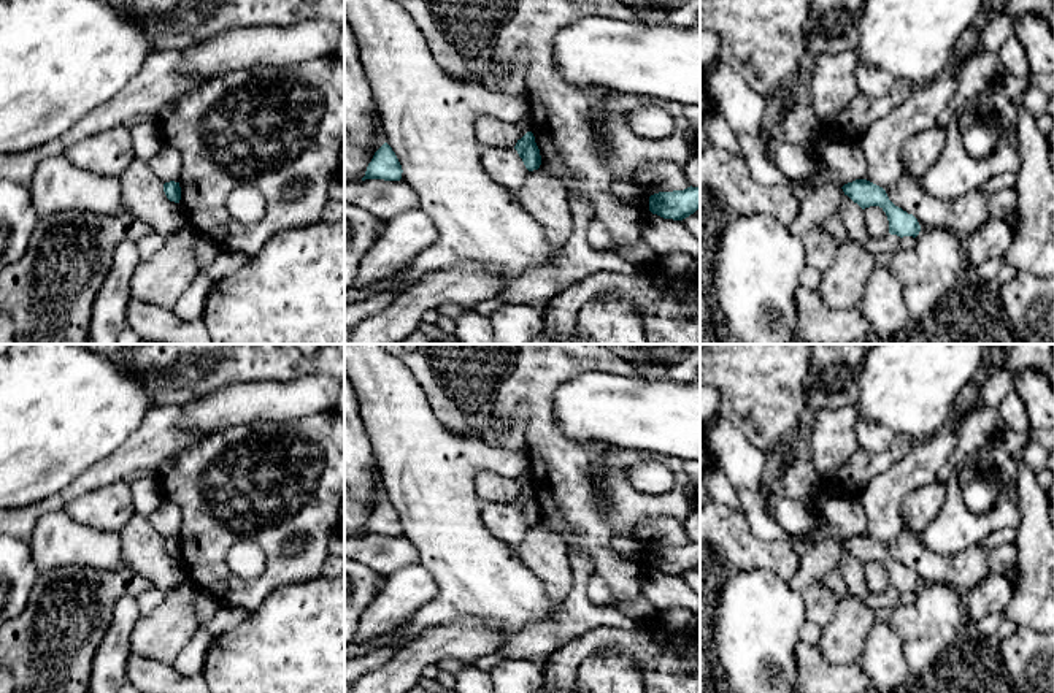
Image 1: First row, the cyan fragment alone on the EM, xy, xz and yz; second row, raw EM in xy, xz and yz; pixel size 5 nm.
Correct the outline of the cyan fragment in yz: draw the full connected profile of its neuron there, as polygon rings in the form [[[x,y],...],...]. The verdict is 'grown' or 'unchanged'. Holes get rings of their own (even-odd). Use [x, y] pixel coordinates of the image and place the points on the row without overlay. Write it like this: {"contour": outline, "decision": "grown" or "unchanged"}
{"contour": [[[856,534],[852,538],[844,539],[844,550],[848,550],[854,558],[857,558],[862,565],[870,561],[879,561],[889,576],[889,588],[916,593],[921,587],[921,580],[913,569],[908,569],[902,563],[895,561],[886,546],[867,534]]], "decision": "unchanged"}

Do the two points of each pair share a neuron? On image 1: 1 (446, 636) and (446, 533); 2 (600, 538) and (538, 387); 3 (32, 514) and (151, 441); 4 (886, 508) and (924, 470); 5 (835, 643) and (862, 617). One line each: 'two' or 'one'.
1: two
2: one
3: one
4: one
5: one

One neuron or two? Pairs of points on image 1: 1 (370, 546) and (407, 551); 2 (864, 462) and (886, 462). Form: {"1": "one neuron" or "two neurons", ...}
{"1": "one neuron", "2": "one neuron"}

